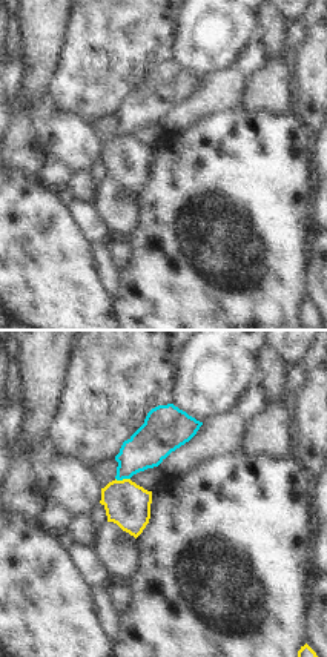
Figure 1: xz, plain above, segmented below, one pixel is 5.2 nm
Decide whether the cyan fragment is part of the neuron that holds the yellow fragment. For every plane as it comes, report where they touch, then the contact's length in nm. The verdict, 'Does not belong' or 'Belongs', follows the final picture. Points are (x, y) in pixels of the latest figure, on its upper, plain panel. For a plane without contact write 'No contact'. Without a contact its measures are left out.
Touches yellow at (123, 135). Shared border 80 nm.

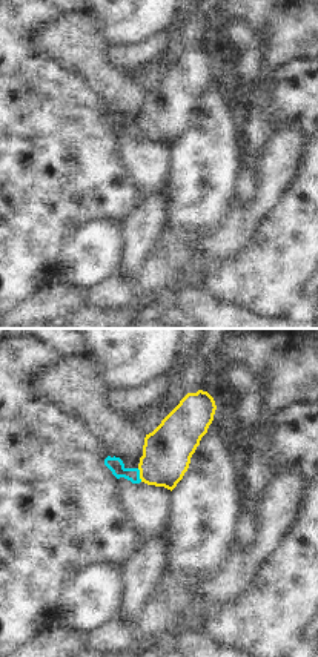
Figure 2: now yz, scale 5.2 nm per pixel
Touches yellow at (140, 131). Shared border 80 nm.

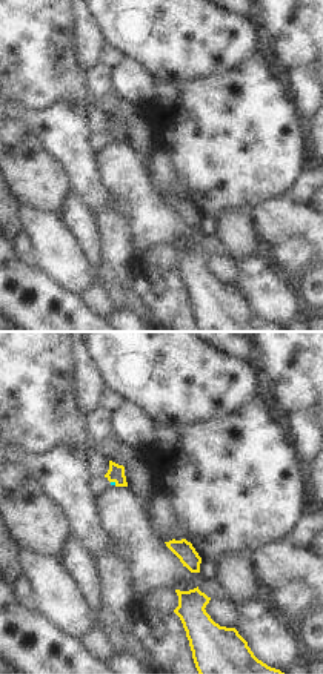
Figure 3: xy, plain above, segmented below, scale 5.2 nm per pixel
Touches yellow at (114, 137). Shared border 40 nm.

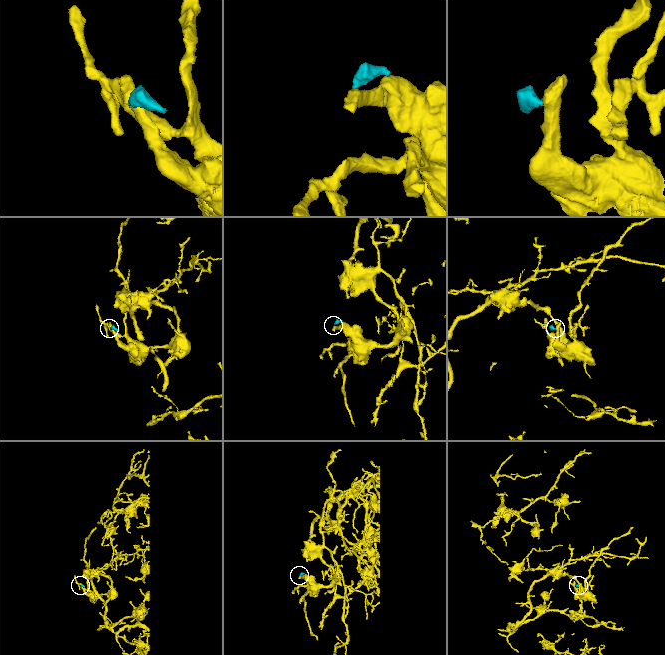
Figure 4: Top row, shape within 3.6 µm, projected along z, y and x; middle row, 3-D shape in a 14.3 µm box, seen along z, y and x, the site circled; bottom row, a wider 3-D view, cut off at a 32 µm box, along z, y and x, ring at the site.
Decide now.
Does not belong.

